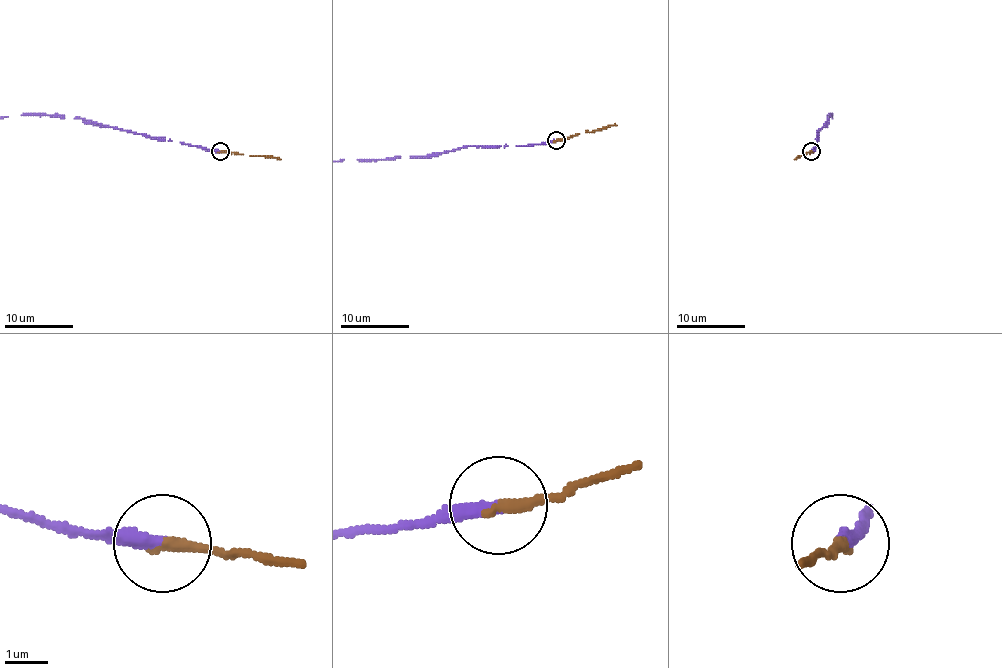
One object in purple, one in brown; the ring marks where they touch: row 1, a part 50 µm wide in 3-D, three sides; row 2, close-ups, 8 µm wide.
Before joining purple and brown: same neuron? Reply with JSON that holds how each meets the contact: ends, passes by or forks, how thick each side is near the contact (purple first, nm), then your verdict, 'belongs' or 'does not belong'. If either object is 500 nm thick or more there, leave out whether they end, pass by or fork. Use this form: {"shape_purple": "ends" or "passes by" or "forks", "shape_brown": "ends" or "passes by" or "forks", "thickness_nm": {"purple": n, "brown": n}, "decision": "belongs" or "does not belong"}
{"shape_purple": "ends", "shape_brown": "ends", "thickness_nm": {"purple": 320, "brown": 280}, "decision": "belongs"}

